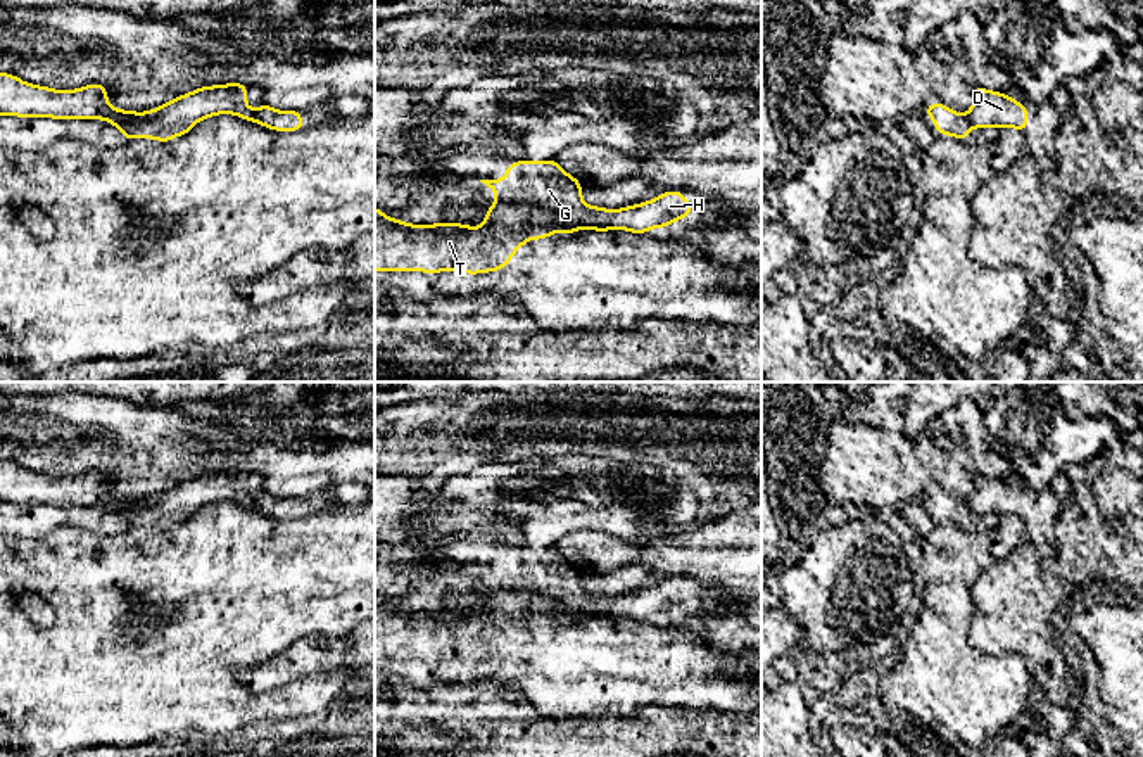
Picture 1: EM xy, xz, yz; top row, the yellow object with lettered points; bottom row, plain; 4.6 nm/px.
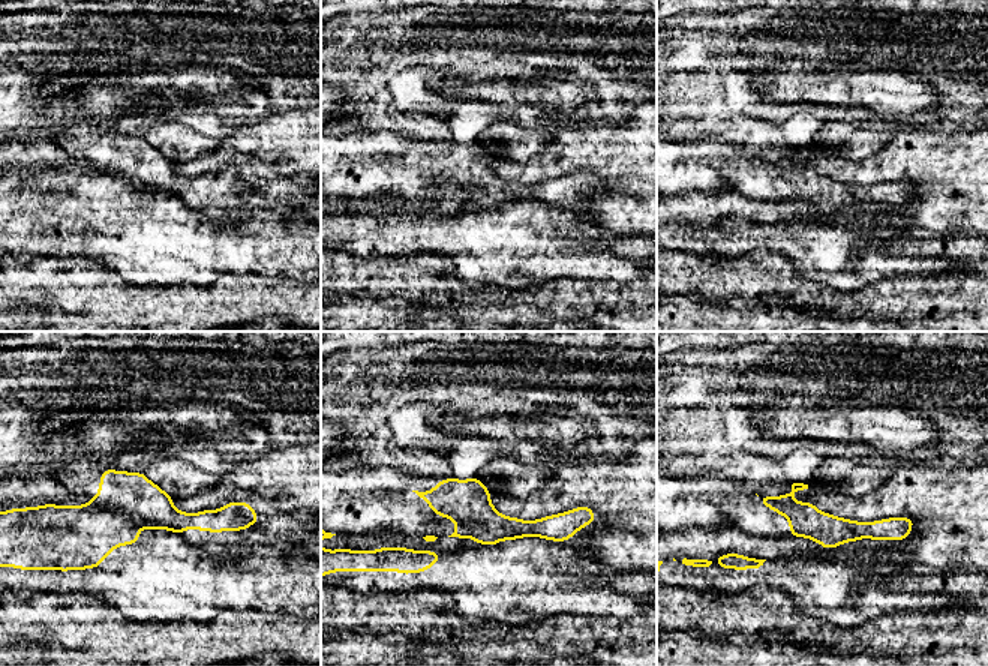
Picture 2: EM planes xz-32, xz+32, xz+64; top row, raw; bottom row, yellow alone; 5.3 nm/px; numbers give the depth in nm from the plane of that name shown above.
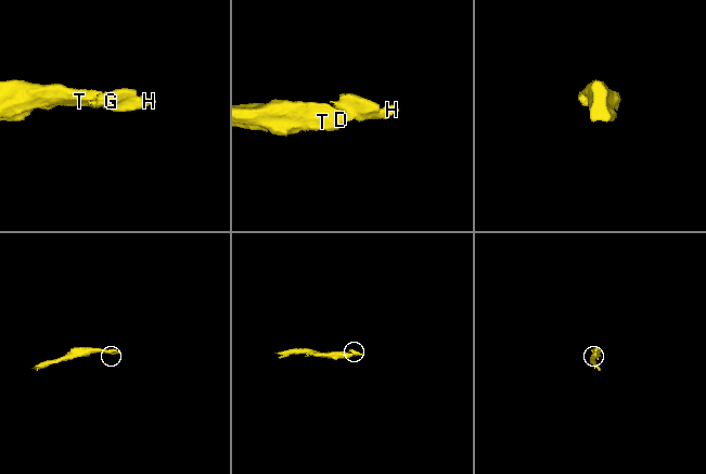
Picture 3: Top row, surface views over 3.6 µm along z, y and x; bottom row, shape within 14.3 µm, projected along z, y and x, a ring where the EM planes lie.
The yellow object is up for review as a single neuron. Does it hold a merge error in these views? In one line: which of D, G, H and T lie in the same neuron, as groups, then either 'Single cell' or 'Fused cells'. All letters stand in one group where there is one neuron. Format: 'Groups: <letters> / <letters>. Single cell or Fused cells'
Groups: D T / G H. Fused cells

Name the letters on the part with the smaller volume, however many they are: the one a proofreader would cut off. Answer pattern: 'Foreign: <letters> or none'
Foreign: G, H

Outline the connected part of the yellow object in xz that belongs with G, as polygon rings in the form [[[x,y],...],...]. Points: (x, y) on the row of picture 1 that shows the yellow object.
[[[556,159],[509,162],[502,180],[480,180],[494,190],[496,202],[527,204],[540,209],[554,232],[628,230],[635,235],[670,226],[694,211],[679,190],[622,209],[604,209],[582,200],[582,181],[568,175]]]

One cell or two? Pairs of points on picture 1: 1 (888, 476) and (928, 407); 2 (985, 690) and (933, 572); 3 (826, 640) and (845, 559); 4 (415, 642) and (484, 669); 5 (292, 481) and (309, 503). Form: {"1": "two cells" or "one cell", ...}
{"1": "two cells", "2": "one cell", "3": "one cell", "4": "one cell", "5": "two cells"}

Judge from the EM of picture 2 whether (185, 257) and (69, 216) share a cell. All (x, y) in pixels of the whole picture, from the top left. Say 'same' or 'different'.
same

